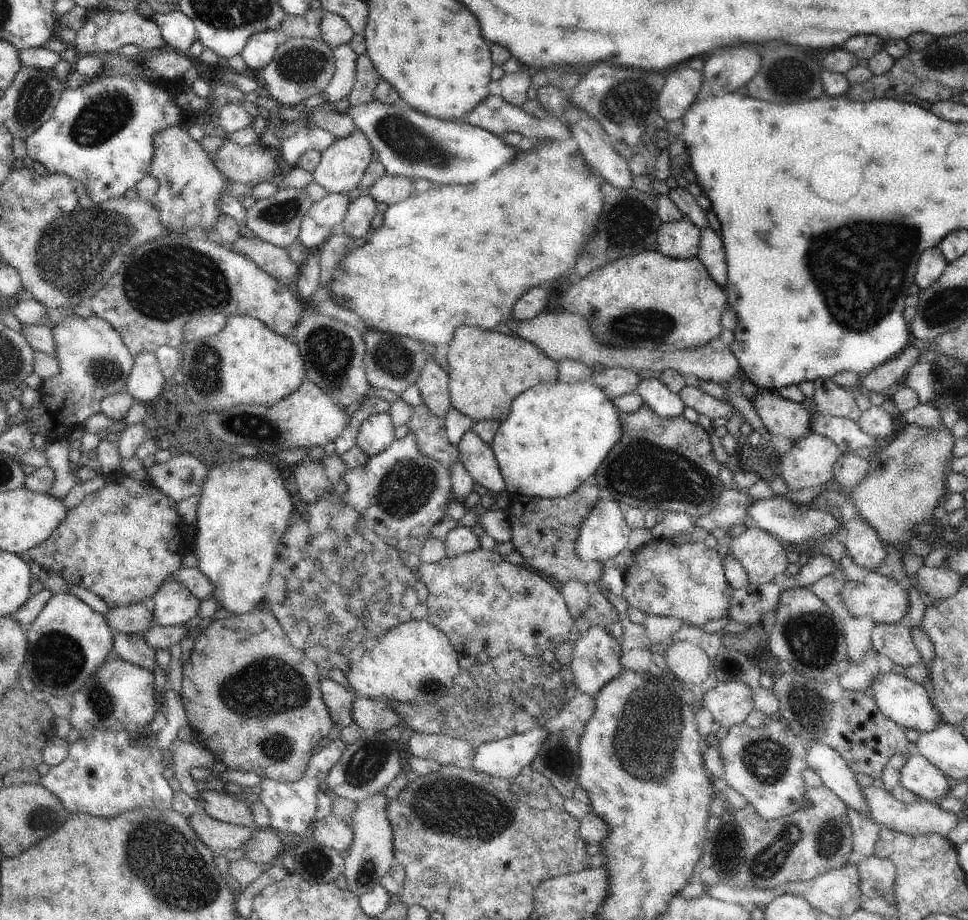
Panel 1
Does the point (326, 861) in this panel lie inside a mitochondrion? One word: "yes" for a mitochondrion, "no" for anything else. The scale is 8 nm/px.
yes

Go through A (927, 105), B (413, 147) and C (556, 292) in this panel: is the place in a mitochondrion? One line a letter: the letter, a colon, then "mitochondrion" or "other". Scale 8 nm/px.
A: other
B: mitochondrion
C: other

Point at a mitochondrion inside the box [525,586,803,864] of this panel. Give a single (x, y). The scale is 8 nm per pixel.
(628, 749)

